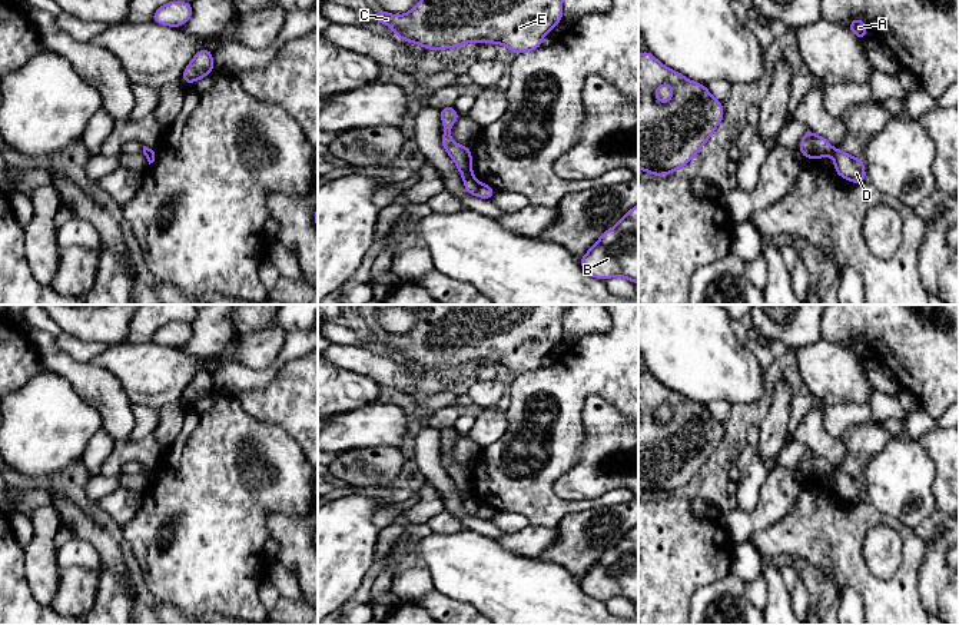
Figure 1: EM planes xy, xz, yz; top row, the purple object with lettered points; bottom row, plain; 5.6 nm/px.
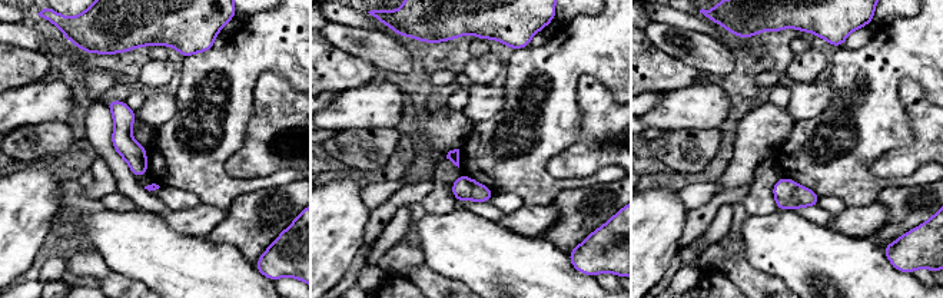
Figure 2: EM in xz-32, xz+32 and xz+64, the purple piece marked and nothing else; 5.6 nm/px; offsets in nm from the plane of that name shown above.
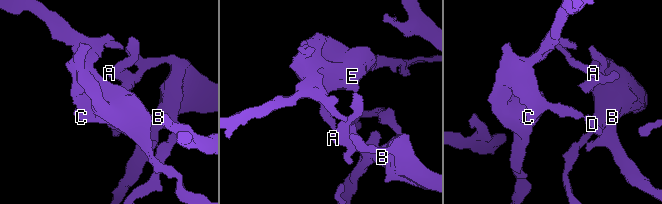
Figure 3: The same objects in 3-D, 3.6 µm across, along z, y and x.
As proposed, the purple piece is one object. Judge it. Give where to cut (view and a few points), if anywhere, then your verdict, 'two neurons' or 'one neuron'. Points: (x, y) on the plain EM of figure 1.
xz (471, 496), (464, 499) | two neurons

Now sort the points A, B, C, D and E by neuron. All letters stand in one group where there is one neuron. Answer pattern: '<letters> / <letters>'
A B D / C E

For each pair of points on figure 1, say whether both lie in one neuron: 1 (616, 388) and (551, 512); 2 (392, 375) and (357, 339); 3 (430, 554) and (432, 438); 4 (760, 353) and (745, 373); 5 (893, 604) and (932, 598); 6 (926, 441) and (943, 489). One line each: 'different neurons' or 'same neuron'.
1: same neuron
2: different neurons
3: different neurons
4: different neurons
5: different neurons
6: same neuron

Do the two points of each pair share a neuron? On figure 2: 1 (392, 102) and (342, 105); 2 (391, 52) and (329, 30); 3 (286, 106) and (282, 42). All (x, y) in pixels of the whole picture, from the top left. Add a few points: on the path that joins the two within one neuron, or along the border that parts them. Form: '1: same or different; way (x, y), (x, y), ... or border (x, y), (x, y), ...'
1: same; way (379, 105), (355, 105)
2: same; way (375, 47), (359, 47), (345, 39)
3: different; border (253, 85), (262, 72), (274, 70), (295, 89)

